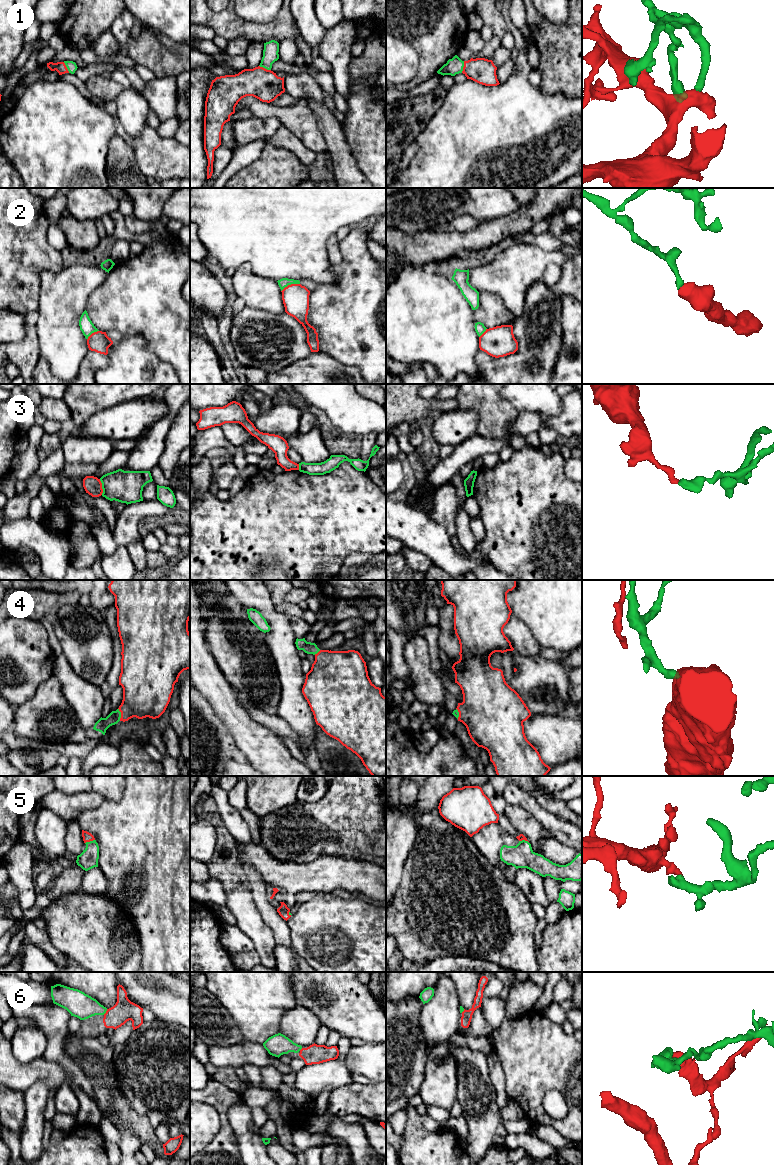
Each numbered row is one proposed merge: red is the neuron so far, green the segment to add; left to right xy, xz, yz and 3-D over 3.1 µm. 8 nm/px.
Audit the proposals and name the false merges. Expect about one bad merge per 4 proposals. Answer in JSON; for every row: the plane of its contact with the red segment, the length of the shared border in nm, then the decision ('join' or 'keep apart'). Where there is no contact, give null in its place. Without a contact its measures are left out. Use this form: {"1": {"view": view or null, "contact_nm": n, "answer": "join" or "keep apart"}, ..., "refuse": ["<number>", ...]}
{"1": {"view": "xz", "contact_nm": 100, "answer": "join"}, "2": {"view": "xz", "contact_nm": 170, "answer": "keep apart"}, "3": {"view": "xy", "contact_nm": 130, "answer": "keep apart"}, "4": {"view": "xy", "contact_nm": 110, "answer": "join"}, "5": {"view": "xy", "contact_nm": 90, "answer": "join"}, "6": {"view": "xy", "contact_nm": 60, "answer": "join"}, "refuse": ["2", "3"]}

